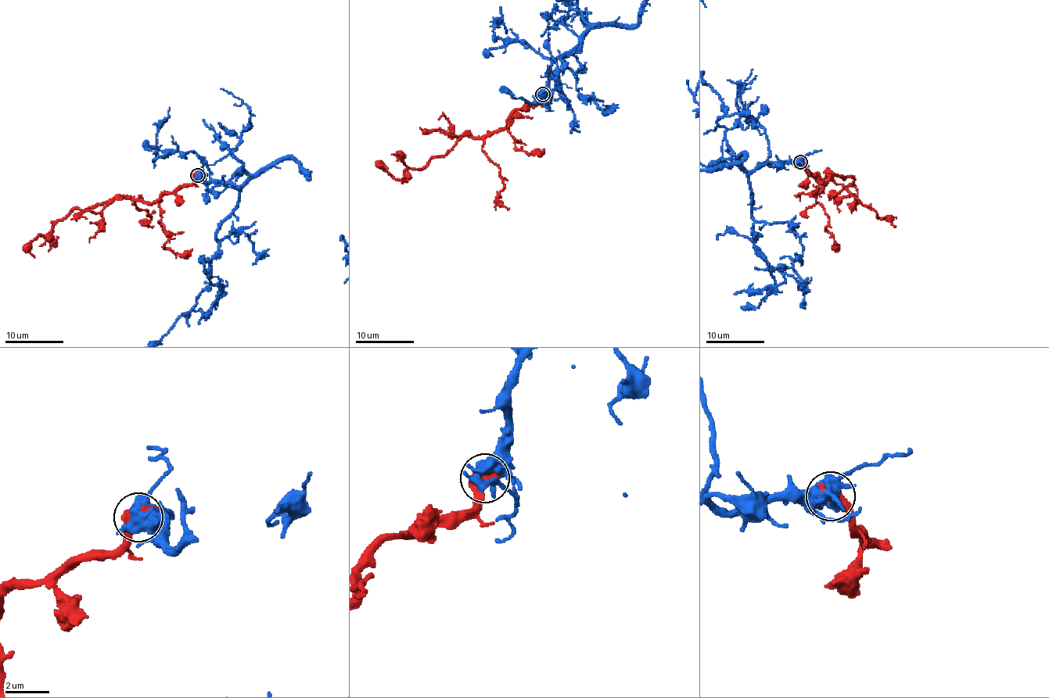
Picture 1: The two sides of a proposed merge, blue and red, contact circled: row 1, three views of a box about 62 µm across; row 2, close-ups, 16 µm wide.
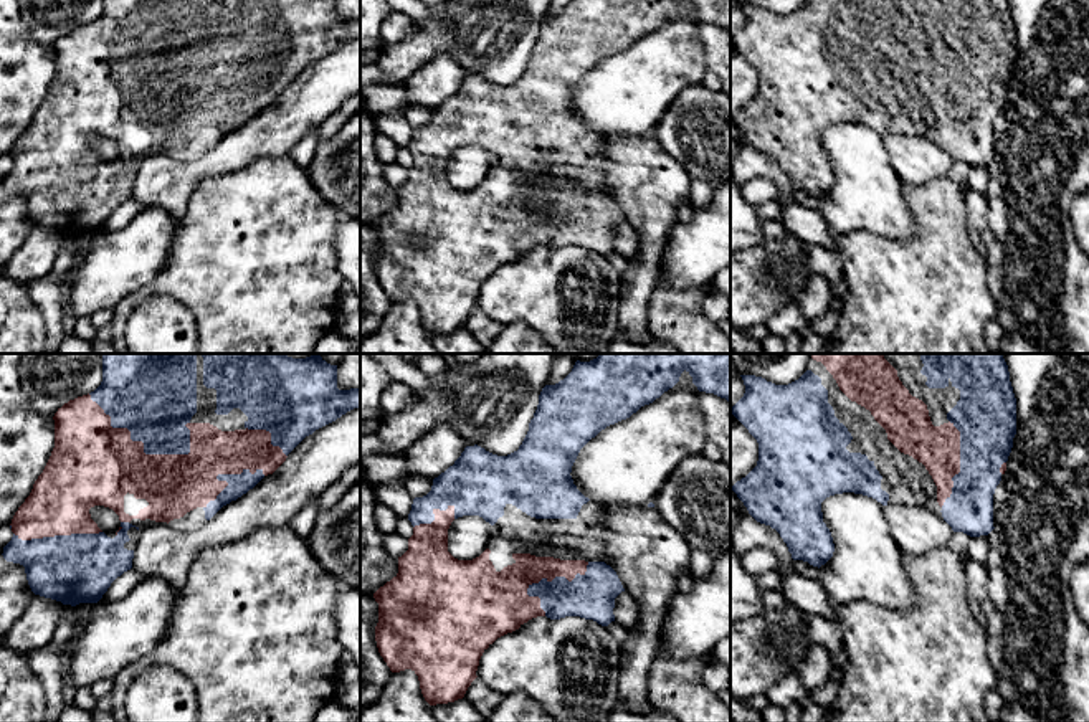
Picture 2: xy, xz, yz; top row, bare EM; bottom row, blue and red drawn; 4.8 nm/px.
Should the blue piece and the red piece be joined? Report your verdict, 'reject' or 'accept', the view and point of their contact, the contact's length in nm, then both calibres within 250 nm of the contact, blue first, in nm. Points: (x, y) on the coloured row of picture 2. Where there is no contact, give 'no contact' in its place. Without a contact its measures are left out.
accept | xy (136, 440) | 600 nm | 440/400 nm

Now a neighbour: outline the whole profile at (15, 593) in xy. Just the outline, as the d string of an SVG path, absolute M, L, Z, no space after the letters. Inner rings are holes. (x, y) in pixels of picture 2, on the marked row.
M0 544L0 639L12 629L30 605L31 591L25 567L7 562Z

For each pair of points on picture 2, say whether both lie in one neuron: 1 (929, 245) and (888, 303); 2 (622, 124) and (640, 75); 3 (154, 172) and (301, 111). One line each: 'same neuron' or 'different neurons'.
1: same neuron
2: same neuron
3: same neuron

